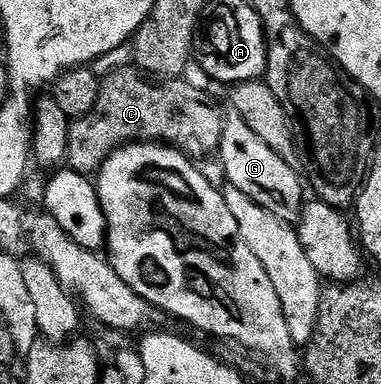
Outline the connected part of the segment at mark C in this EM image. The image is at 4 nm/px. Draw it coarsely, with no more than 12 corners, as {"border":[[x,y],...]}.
{"border":[[131,65],[70,124],[66,166],[94,176],[120,148],[191,153],[207,99]]}

